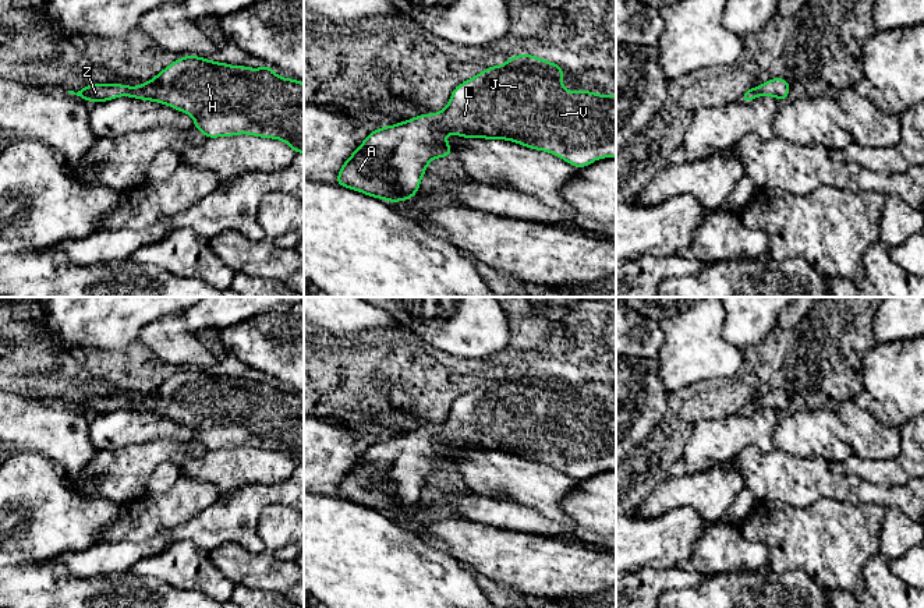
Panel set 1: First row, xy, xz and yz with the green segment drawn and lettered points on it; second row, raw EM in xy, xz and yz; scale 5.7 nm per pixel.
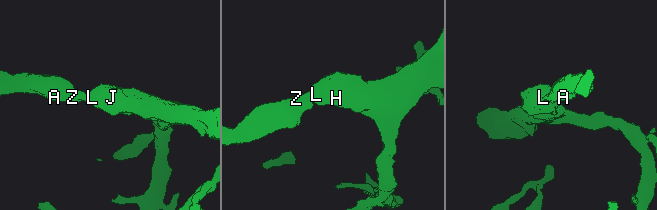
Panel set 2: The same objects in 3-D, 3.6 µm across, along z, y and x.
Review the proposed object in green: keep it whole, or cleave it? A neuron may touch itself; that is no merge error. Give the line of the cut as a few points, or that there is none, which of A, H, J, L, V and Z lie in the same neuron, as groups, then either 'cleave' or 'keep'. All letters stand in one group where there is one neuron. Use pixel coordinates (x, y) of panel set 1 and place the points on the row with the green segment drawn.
no cut; A H J L V Z; keep

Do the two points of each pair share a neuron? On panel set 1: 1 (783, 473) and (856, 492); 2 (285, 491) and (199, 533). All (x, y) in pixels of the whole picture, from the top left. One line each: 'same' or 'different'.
1: same
2: same

